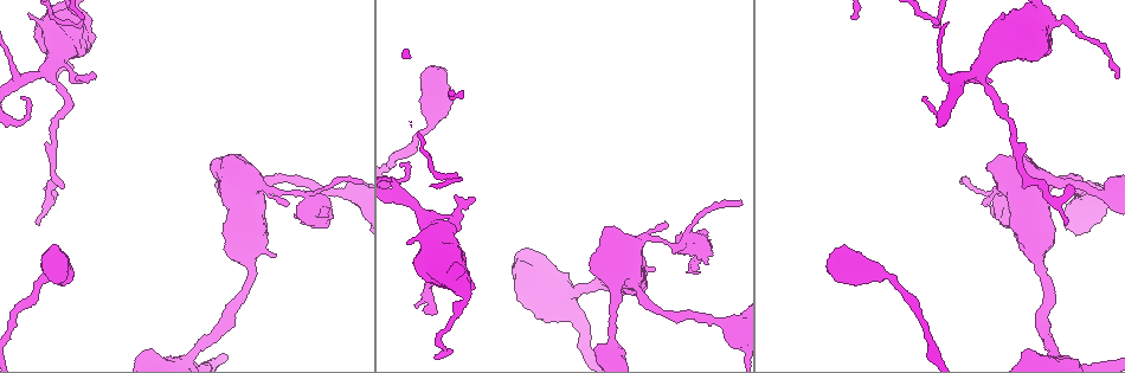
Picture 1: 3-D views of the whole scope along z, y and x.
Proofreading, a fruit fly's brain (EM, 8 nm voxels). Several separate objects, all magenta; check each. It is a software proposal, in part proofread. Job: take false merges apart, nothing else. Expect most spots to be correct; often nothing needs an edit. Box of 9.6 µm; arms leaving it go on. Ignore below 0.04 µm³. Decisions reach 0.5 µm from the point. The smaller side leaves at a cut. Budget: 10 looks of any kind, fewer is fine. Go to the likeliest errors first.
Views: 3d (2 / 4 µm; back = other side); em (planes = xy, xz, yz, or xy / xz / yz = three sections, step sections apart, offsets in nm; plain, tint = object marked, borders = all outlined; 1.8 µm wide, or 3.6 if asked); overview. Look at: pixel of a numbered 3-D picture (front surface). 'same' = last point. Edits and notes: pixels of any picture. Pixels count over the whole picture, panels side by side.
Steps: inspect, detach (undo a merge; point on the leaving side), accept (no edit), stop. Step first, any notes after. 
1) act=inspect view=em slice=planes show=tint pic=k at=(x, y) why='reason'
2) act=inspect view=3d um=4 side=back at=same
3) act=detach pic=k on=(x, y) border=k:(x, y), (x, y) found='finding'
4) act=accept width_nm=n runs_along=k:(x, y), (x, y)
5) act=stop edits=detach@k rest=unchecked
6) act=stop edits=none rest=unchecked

act=inspect view=3d um=2 pic=1 at=(429, 220) why='sharp bend'

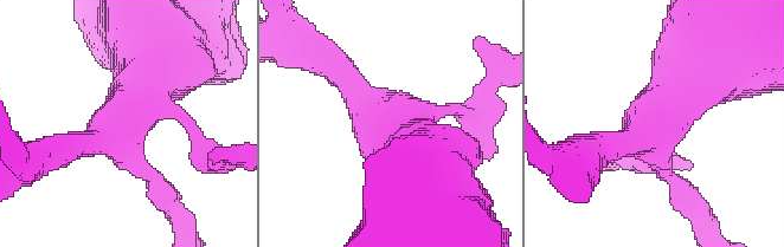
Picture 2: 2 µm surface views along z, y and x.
act=inspect view=em slice=planes show=plain pic=2 at=(383, 124) why='now the EM'

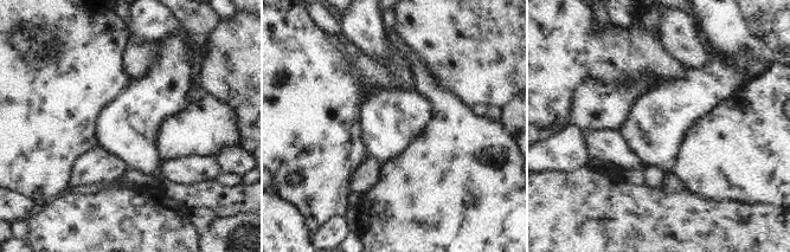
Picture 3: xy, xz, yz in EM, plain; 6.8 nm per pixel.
act=inspect view=em slice=planes show=tint at=same

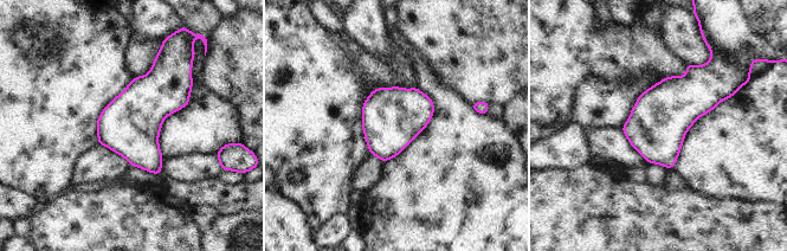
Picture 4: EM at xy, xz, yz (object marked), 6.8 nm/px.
act=accept found='continuous, no second neuron'

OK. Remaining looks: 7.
act=inspect view=3d um=4 pic=1 at=(433, 107)

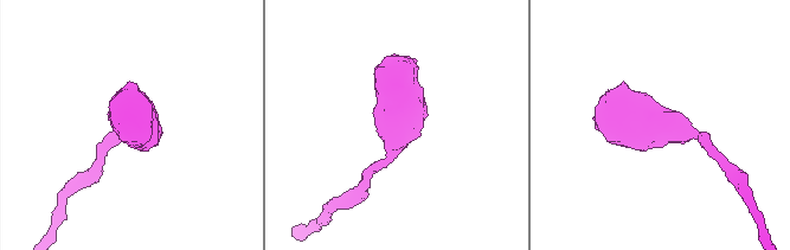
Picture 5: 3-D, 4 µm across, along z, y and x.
act=inspect view=em um=3.6 slice=yz step=16 show=tint pic=5 at=(666, 124)

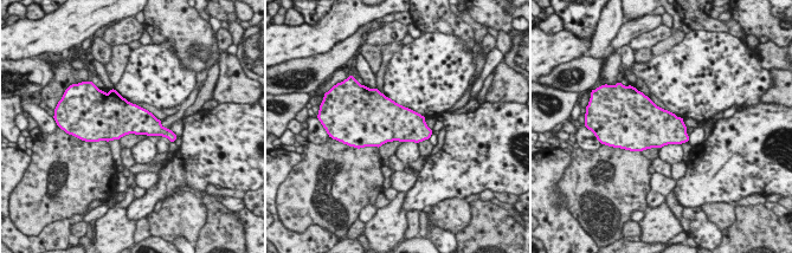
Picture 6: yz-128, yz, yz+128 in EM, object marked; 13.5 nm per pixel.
act=accept width_nm=420 found='all the same neuron'

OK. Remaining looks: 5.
act=inspect view=em um=3.6 slice=xz step=4 show=tint pic=1 at=(1024, 198) why='thick turns thin'

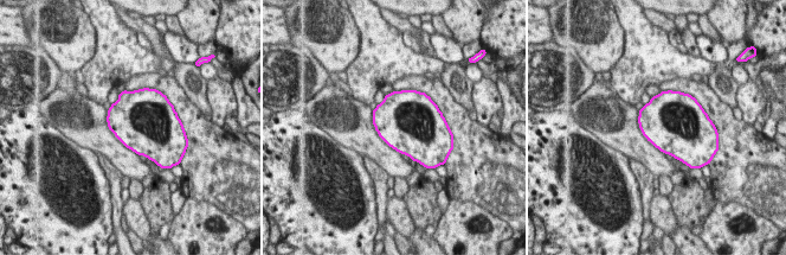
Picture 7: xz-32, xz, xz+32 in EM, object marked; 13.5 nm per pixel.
act=inspect view=em um=3.6 slice=planes show=borders at=same

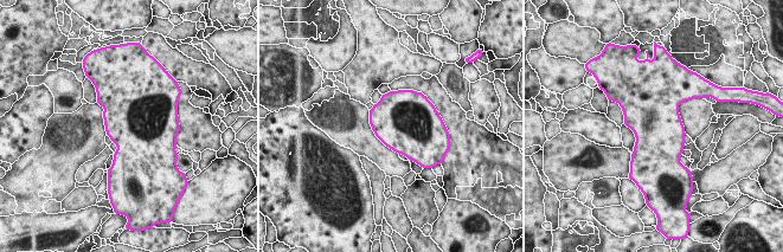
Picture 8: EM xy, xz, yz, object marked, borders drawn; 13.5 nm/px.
act=accept found='all the same neuron'

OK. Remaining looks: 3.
act=inspect view=em um=3.6 slice=planes show=tint pic=1 at=(613, 350) why='sudden change in width'

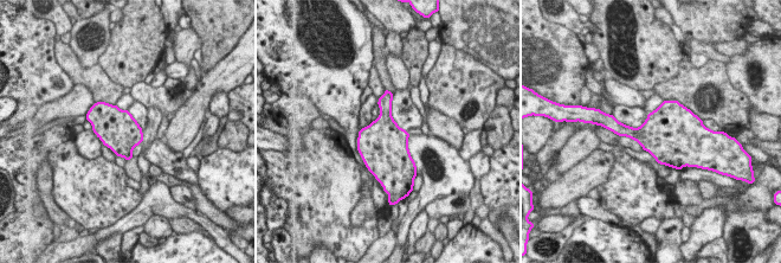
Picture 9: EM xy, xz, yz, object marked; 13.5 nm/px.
act=accept found='all the same neuron'

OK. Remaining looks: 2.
act=stop edits=none rest=unchecked

